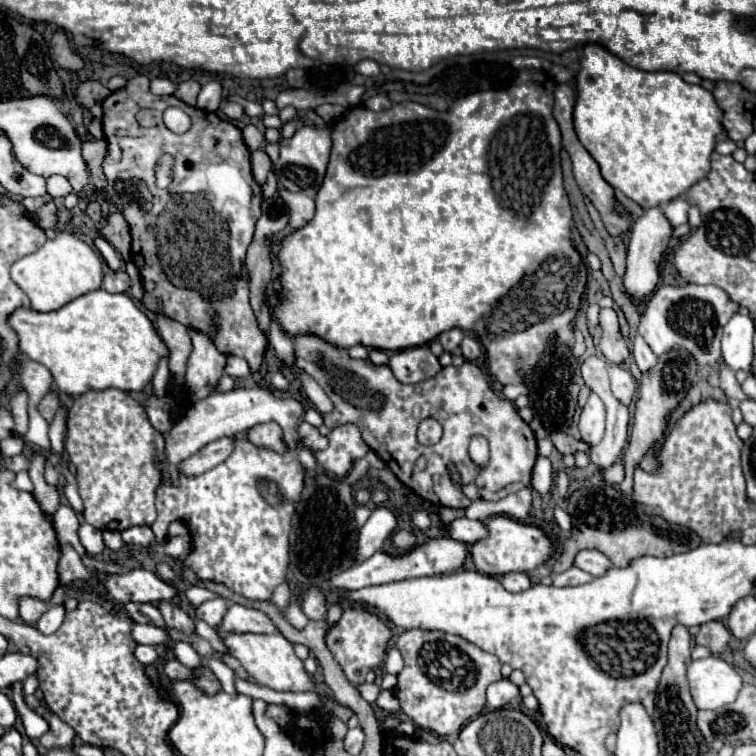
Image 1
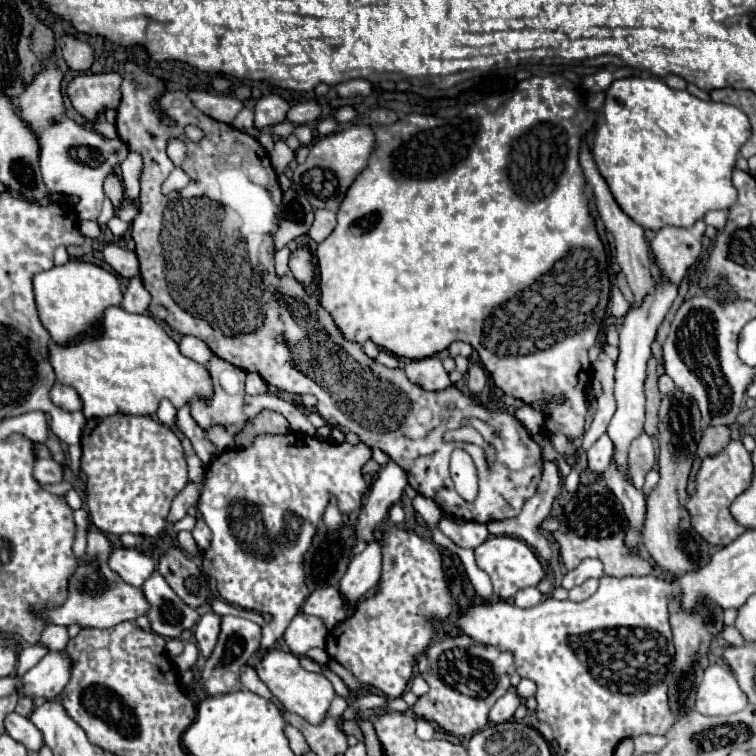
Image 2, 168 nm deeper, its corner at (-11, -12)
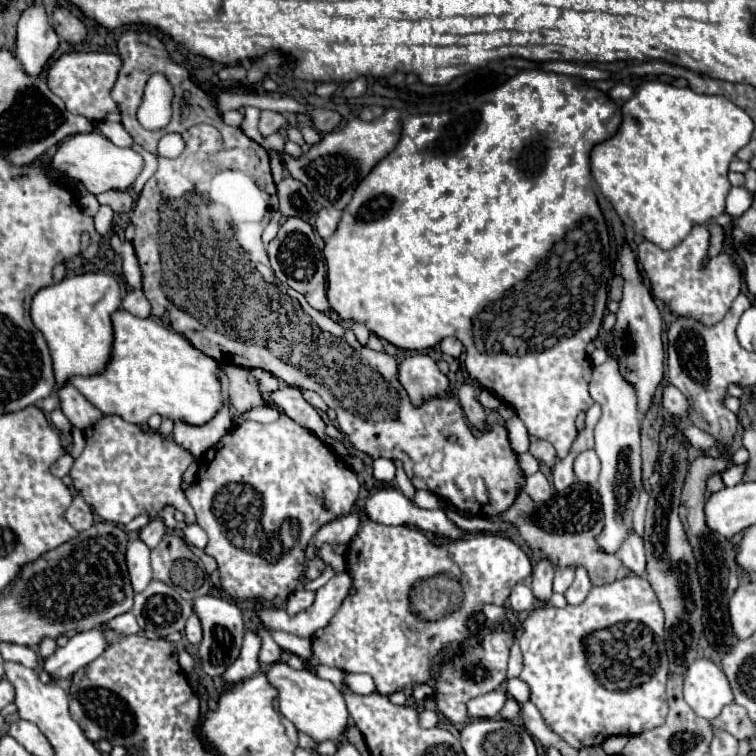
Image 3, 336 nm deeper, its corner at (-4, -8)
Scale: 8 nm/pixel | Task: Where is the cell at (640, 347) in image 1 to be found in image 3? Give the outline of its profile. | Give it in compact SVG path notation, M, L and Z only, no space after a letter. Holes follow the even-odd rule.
M666 384L666 386L664 386L662 404L664 404L664 408L666 408L672 416L686 418L686 408L688 408L688 404L686 404L684 394L682 394L676 386L672 386L672 384Z

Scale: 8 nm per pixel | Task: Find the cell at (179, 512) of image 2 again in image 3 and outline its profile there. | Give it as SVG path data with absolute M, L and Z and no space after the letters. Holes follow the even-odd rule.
M154 516L148 522L148 526L140 530L140 538L148 544L148 548L154 548L156 544L160 544L164 534L166 534L166 526L164 526L164 520L160 516Z

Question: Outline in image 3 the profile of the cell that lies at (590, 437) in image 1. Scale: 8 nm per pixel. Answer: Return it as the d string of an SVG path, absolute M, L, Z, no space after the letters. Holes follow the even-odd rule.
M586 450L586 452L576 456L574 474L576 474L576 478L580 482L584 482L584 484L596 482L598 480L598 472L600 472L600 460L598 460L594 450Z

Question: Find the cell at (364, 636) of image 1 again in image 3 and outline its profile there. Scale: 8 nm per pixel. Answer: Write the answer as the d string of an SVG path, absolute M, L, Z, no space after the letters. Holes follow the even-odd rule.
M366 520L356 534L356 538L350 542L346 552L346 566L354 578L354 588L342 602L336 616L330 620L326 628L320 628L312 636L312 658L308 664L314 668L314 664L322 662L346 672L364 672L370 674L376 682L376 692L380 694L394 694L396 690L402 690L410 684L428 682L430 680L430 662L440 650L456 650L468 636L466 620L472 616L474 610L482 610L486 602L504 606L510 590L528 578L532 574L532 564L524 550L514 544L512 540L498 536L498 534L474 534L466 536L462 540L450 542L446 546L434 546L418 528L412 526L384 526L376 524L372 520ZM438 574L448 574L452 580L458 580L462 584L462 600L456 610L450 614L438 618L438 620L426 620L420 614L412 610L410 602L410 590L416 582L434 578Z

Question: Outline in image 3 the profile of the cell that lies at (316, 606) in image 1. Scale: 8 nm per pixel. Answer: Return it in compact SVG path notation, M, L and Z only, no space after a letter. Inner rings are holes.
M296 590L296 592L292 592L292 596L288 598L286 612L288 612L288 614L298 614L298 612L302 612L302 610L306 610L308 606L314 604L314 598L316 598L316 592L308 592L308 590Z

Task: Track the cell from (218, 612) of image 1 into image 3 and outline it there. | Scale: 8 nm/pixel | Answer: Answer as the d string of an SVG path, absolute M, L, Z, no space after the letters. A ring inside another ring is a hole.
M192 614L186 622L186 638L190 644L200 644L200 640L202 640L202 624L196 614Z

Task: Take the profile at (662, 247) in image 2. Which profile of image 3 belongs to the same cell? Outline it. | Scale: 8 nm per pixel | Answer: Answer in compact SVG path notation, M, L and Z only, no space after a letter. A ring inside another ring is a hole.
M694 226L674 250L662 250L660 246L644 240L636 248L636 256L646 280L650 282L652 294L664 300L676 316L692 316L704 324L716 324L724 318L730 304L740 294L740 272L726 254L710 258L708 266L702 268L702 258L708 250L708 238L710 234L706 226Z

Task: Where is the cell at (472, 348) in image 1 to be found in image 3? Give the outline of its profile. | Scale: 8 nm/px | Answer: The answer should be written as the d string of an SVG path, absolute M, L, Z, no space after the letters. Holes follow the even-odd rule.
M462 384L462 386L458 388L458 400L460 400L460 406L462 406L464 414L468 416L468 420L470 420L476 428L482 428L482 426L484 426L484 420L486 420L486 412L484 412L482 404L480 404L478 398L476 398L474 386L472 386L472 384Z

